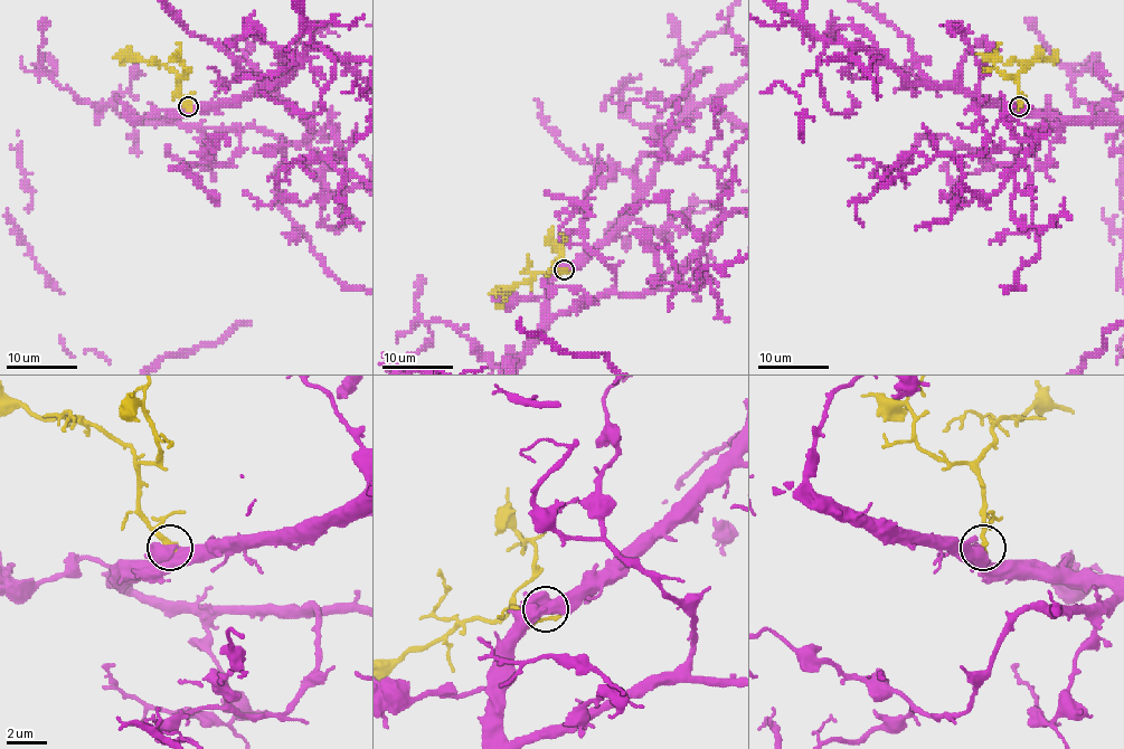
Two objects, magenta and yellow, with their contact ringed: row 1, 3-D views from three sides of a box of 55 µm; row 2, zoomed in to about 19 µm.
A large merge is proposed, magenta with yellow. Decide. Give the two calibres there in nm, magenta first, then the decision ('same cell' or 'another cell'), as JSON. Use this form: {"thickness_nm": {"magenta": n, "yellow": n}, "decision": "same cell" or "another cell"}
{"thickness_nm": {"magenta": 460, "yellow": 340}, "decision": "same cell"}

